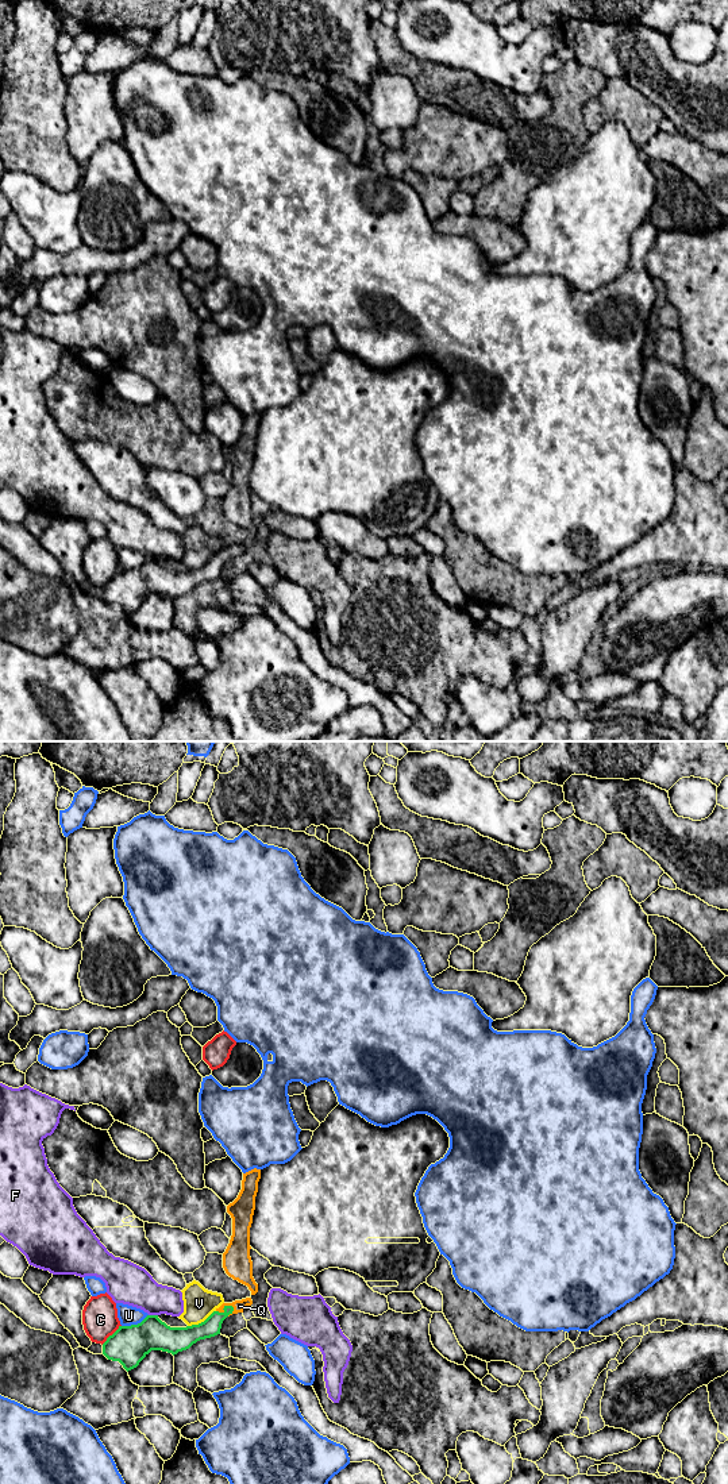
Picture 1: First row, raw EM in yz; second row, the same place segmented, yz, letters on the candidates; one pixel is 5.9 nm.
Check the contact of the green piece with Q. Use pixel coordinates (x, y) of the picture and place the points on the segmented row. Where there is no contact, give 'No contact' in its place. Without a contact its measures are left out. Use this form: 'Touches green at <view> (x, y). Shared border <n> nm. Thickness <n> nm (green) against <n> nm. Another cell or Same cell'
Touches green at yz (224, 1307). Shared border 110 nm. Thickness 110 nm (green) against 70 nm. Same cell

